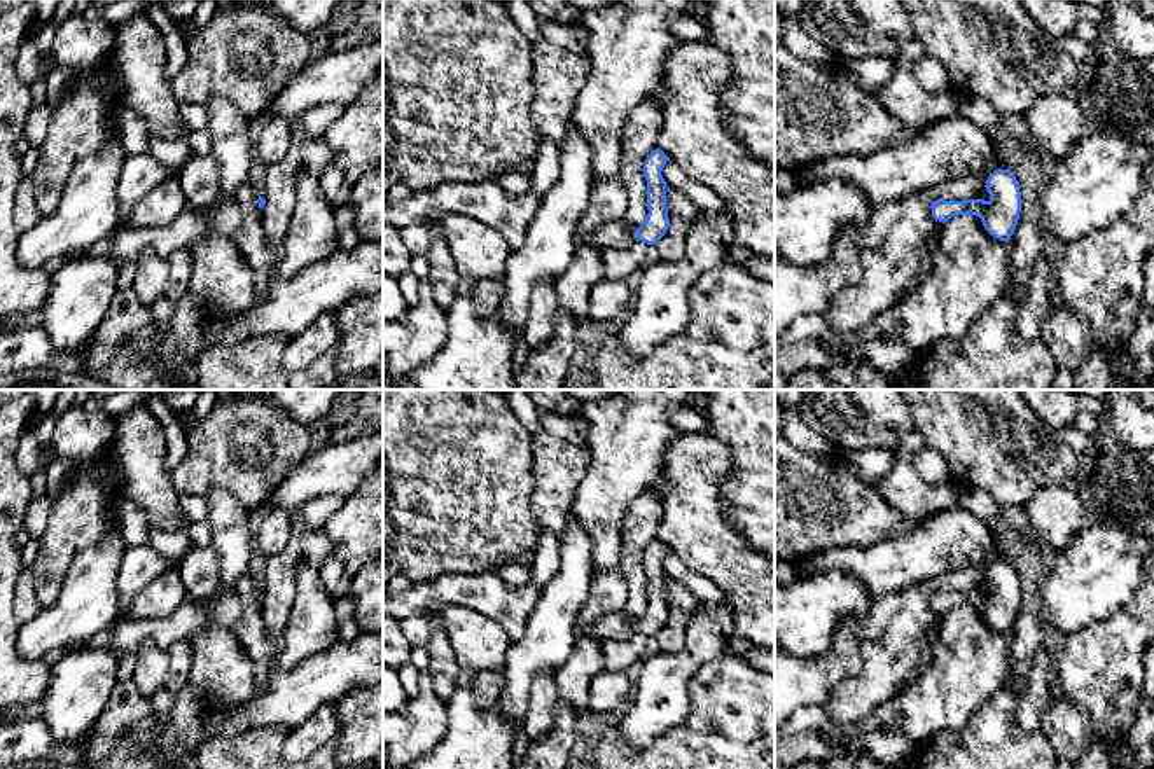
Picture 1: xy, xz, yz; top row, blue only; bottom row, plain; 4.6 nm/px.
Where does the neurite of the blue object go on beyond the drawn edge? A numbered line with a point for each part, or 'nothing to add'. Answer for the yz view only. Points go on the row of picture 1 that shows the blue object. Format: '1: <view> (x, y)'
nothing to add

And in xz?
1: xz (618, 235)

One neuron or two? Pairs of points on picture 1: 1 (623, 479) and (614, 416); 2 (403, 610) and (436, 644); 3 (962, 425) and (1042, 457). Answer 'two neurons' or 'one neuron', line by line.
1: one neuron
2: two neurons
3: one neuron

